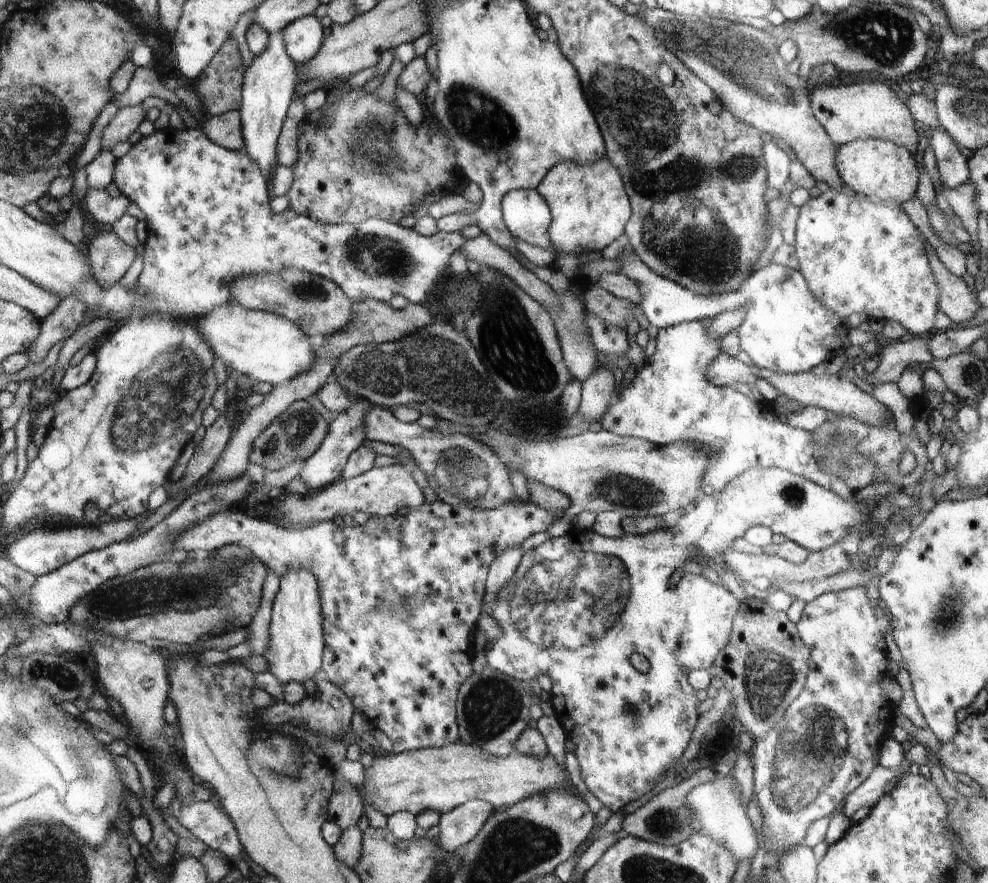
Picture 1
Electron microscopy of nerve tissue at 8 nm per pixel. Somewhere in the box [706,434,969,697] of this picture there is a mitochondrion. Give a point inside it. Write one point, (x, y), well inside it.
(944, 619)

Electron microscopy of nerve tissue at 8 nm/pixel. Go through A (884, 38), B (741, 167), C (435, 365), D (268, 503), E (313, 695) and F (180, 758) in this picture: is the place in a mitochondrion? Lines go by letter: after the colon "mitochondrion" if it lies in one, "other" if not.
A: mitochondrion
B: mitochondrion
C: mitochondrion
D: other
E: other
F: other

